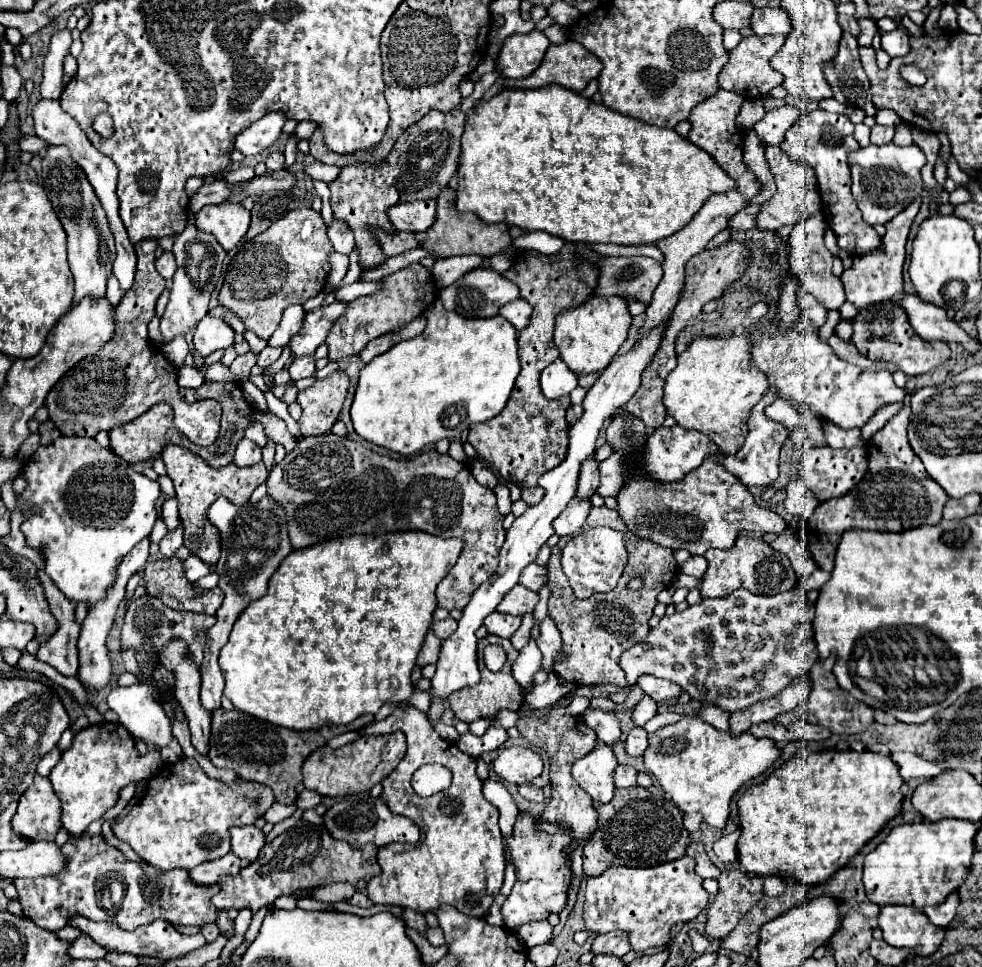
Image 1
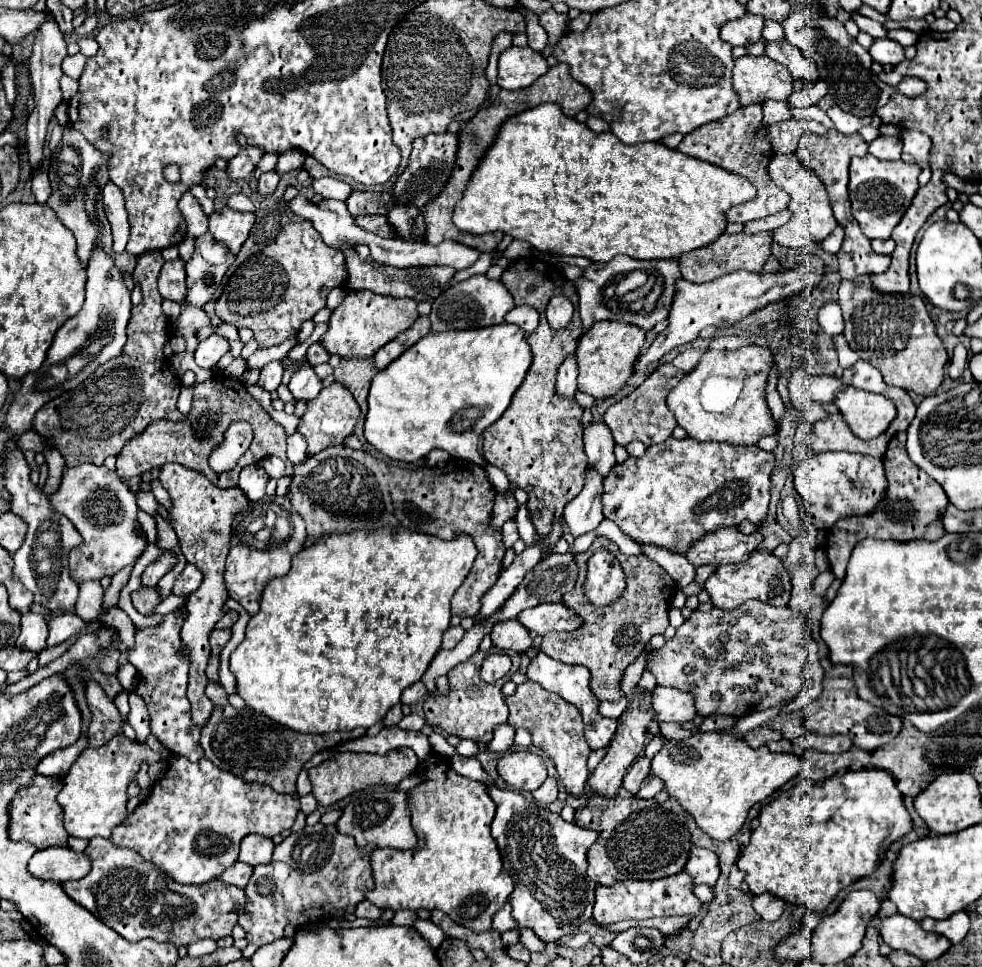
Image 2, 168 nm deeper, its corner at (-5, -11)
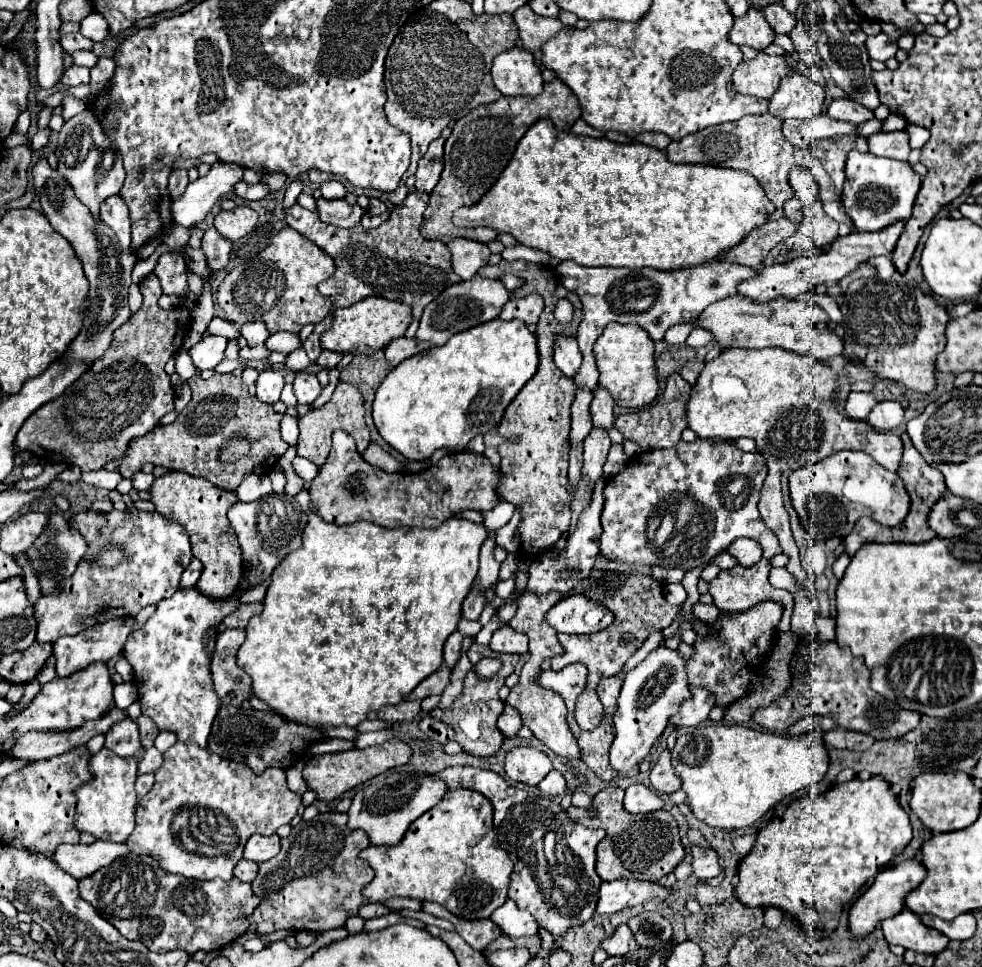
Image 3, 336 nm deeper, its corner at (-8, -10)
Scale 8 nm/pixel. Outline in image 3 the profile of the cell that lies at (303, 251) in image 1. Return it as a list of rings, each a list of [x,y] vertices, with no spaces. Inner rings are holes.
[[[282,228],[274,240],[252,260],[236,266],[218,286],[216,298],[224,312],[224,318],[236,326],[248,322],[264,322],[268,332],[292,332],[298,334],[308,322],[320,322],[330,310],[332,302],[320,294],[318,284],[330,278],[334,272],[334,260],[322,248],[318,248],[304,234],[294,228]]]

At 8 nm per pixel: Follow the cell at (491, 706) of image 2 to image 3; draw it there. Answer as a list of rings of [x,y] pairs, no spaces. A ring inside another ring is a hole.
[[[474,642],[470,646],[470,650],[468,650],[470,662],[476,664],[484,656],[492,656],[492,658],[502,660],[500,672],[494,678],[490,678],[490,680],[478,680],[476,672],[474,670],[468,670],[468,674],[464,678],[464,690],[458,696],[458,700],[450,708],[446,708],[446,710],[432,710],[430,712],[434,718],[440,718],[446,724],[450,724],[454,728],[454,732],[456,732],[456,738],[454,740],[462,746],[464,752],[474,754],[474,756],[492,756],[492,754],[496,754],[496,750],[504,742],[504,736],[500,736],[500,730],[496,728],[496,720],[498,720],[498,716],[504,710],[504,702],[500,700],[498,690],[504,686],[504,680],[514,672],[514,666],[520,660],[518,654],[502,654],[500,656],[500,652],[492,652],[488,646],[480,646],[478,642]]]

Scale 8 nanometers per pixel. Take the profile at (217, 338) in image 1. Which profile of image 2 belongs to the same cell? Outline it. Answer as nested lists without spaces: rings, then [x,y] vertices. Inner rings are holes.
[[[211,335],[209,339],[201,341],[195,349],[195,363],[203,369],[213,369],[217,361],[229,351],[229,341],[221,335]]]

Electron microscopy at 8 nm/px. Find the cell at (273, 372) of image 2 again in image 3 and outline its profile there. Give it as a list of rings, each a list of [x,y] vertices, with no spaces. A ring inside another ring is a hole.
[[[270,370],[262,372],[256,380],[256,398],[274,404],[280,398],[282,388],[284,388],[282,372],[270,372]]]

